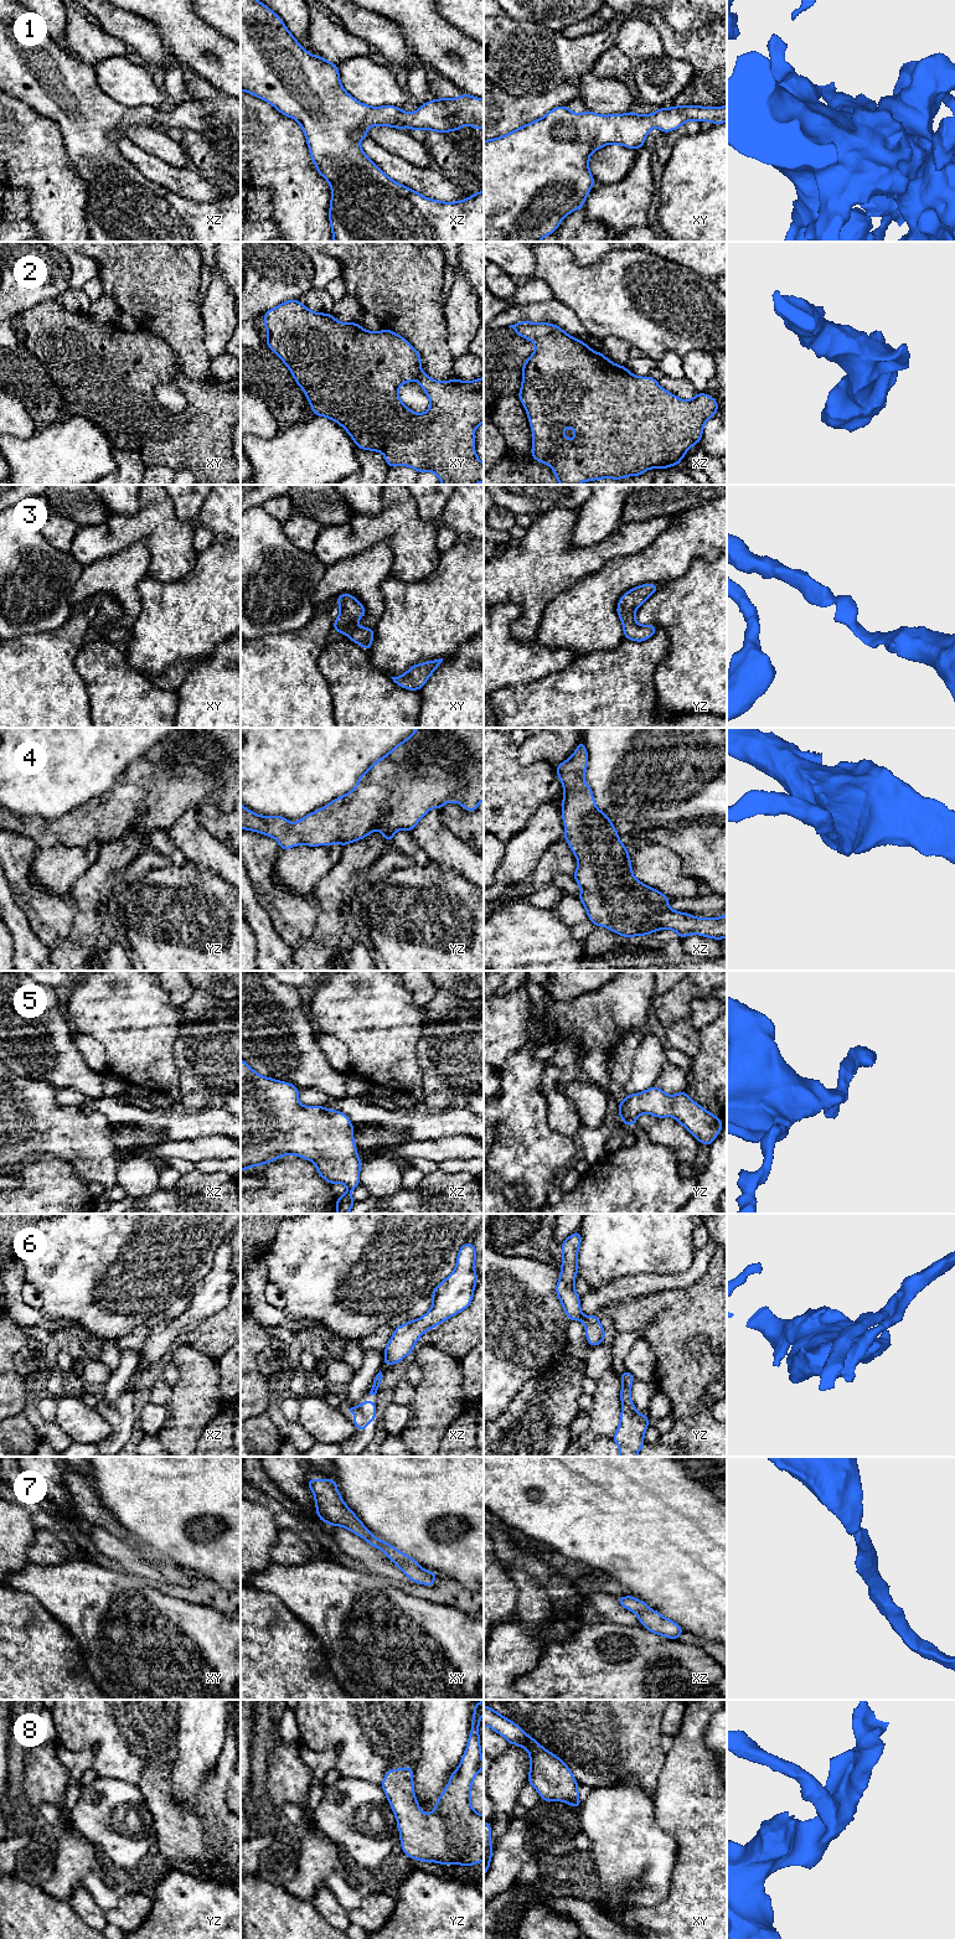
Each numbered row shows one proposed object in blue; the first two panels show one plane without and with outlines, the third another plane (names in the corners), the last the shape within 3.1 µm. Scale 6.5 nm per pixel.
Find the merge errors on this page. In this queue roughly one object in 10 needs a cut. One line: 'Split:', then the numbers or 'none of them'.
Split: none of them

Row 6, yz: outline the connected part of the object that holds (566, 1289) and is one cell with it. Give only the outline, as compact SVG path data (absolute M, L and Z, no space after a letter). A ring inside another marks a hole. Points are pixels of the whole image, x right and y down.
M580 1231L568 1236L562 1243L563 1260L561 1277L556 1286L556 1293L562 1302L563 1310L569 1320L582 1320L585 1328L587 1340L590 1346L603 1344L605 1330L597 1314L584 1317L580 1310L580 1298L575 1292L574 1277L578 1274L578 1250L582 1242Z

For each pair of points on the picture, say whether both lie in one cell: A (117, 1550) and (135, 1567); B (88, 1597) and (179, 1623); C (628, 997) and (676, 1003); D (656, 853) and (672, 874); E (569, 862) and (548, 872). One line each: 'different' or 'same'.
A: same
B: same
C: different
D: same
E: same

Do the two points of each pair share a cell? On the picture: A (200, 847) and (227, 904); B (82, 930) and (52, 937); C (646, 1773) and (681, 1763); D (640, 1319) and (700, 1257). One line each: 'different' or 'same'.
A: different
B: different
C: different
D: different

